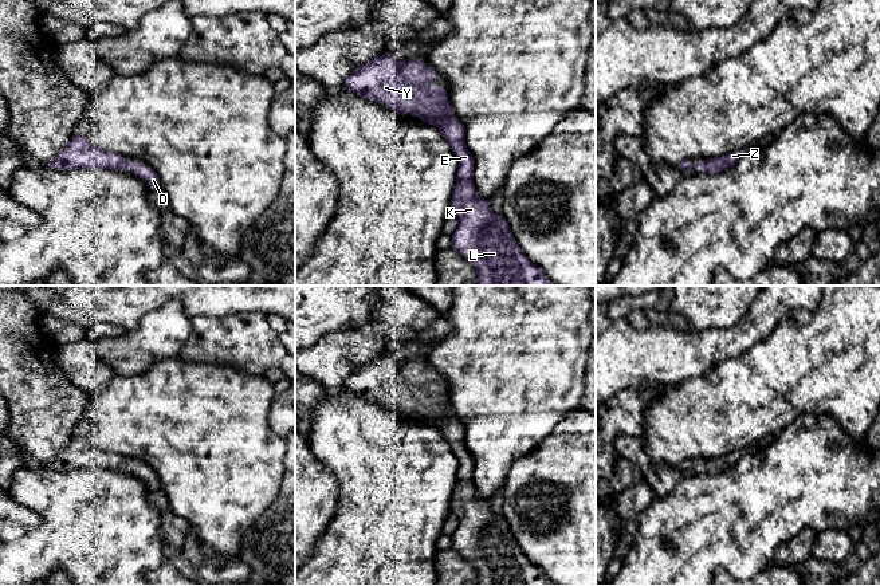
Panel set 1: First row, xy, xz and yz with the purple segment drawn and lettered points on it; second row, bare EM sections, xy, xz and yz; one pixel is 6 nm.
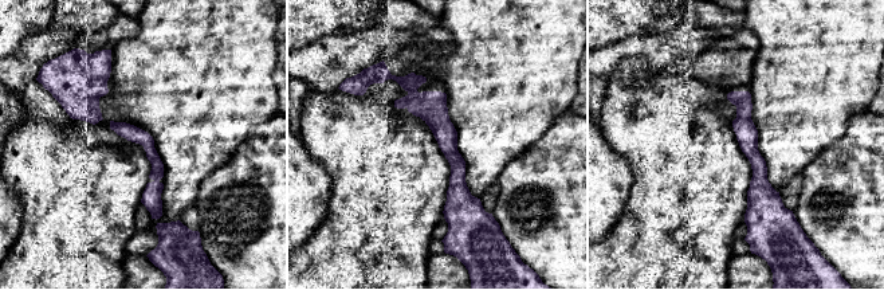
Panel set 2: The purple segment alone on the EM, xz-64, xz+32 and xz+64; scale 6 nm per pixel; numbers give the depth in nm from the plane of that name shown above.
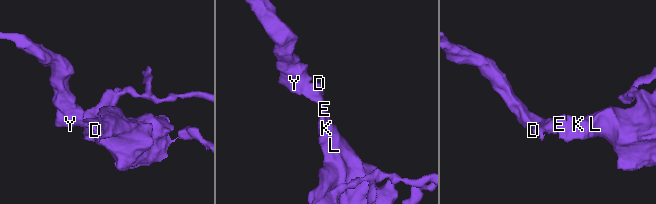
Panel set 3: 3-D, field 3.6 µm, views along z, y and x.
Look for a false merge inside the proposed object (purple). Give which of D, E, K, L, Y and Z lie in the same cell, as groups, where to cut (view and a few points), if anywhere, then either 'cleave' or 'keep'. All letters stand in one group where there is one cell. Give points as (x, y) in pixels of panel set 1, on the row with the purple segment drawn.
groups D E K L Y Z; cut none; keep

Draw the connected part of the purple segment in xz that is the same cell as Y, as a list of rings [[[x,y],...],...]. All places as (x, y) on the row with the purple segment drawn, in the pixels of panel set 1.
[[[388,51],[357,67],[345,80],[345,89],[376,103],[392,107],[397,114],[413,113],[423,122],[437,127],[459,160],[456,184],[452,192],[451,212],[459,217],[452,235],[452,249],[461,253],[476,270],[476,286],[555,286],[543,271],[533,264],[518,245],[507,220],[495,213],[490,201],[479,197],[474,185],[474,157],[465,145],[465,129],[456,118],[447,89],[431,87],[435,72],[423,59],[398,62]]]

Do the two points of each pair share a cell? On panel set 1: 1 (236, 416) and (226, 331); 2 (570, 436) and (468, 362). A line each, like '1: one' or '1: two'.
1: two
2: two

